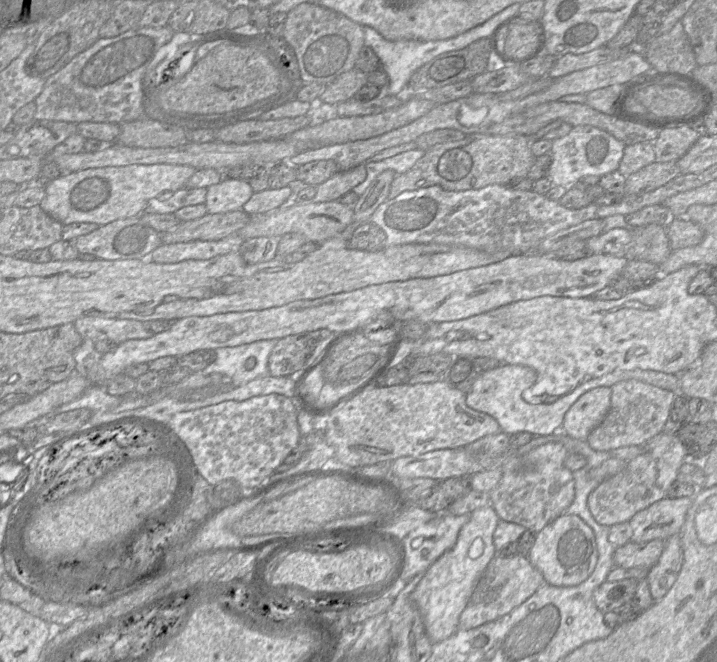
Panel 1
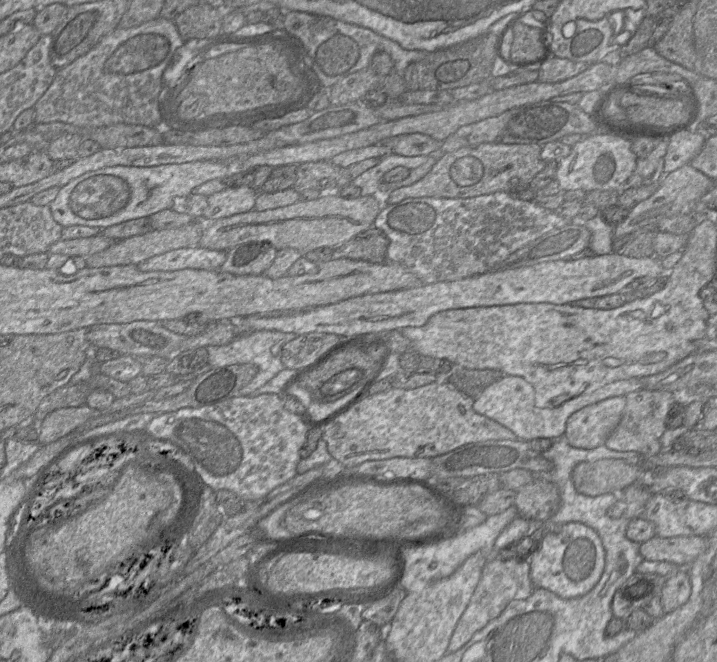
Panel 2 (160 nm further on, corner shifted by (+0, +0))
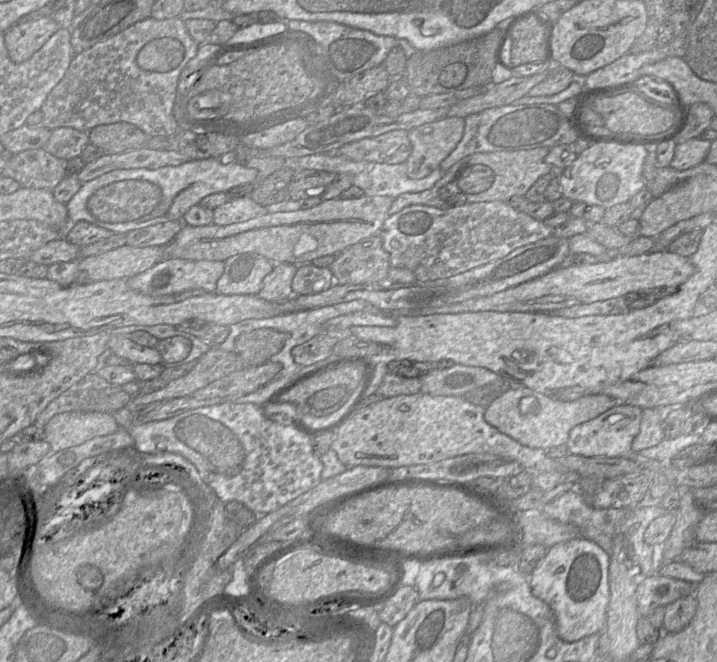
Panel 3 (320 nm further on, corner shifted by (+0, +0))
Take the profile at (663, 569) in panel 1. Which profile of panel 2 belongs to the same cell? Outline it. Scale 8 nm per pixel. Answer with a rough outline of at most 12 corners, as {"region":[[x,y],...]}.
{"region":[[690,565],[666,582],[660,599],[665,613],[685,604],[692,592]]}

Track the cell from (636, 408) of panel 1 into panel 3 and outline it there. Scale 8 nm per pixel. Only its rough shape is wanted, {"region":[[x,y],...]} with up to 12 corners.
{"region":[[642,409],[633,452],[664,439],[665,410]]}

